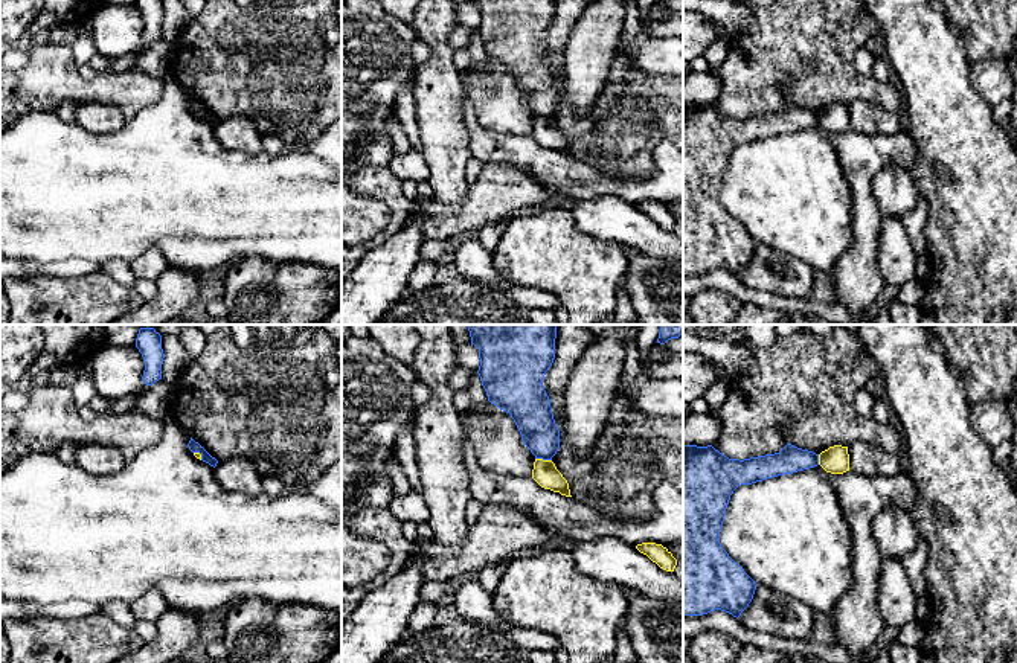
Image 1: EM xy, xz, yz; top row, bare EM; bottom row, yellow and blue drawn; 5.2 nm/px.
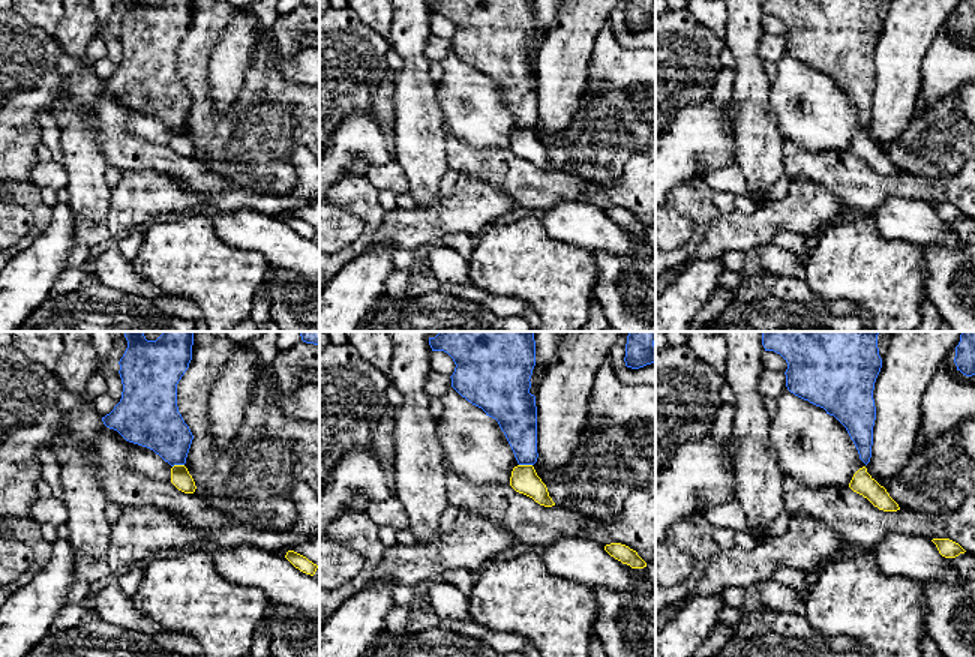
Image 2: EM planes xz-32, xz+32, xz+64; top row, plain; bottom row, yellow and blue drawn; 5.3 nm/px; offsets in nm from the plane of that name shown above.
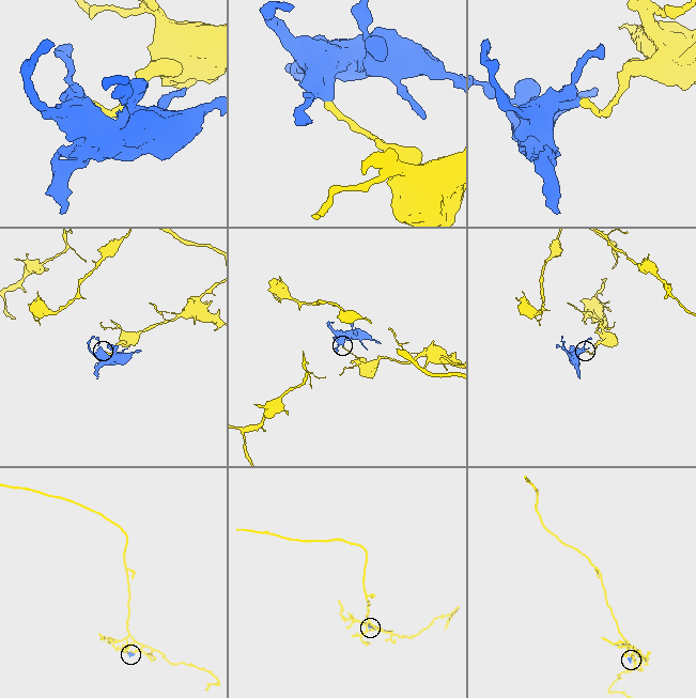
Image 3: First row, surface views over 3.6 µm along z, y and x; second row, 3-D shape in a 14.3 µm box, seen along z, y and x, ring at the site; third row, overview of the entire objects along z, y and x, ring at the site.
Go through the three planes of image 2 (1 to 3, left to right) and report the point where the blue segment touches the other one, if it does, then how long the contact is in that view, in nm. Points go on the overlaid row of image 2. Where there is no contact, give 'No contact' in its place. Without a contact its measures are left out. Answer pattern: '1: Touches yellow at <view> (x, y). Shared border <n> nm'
1: Touches yellow at xz-32 (177, 465). Shared border 70 nm
2: Touches yellow at xz+32 (525, 465). Shared border 70 nm
3: No contact

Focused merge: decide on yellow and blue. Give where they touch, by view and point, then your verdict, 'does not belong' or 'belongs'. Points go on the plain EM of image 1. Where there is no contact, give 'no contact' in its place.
xz (542, 118) | does not belong

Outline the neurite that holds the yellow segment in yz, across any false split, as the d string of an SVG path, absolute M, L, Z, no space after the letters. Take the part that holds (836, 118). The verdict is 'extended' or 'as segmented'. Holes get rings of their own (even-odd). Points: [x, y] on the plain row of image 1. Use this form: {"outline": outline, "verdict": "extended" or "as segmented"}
{"outline": "M834 104L819 113L819 123L831 133L849 130L848 105Z", "verdict": "as segmented"}

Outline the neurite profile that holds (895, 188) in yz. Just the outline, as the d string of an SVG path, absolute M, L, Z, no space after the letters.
M889 166L872 180L872 191L884 218L901 218L910 212L919 197L913 169Z

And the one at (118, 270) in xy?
M111 259L102 262L102 271L107 273L114 282L124 287L133 287L136 276L130 270L130 262L120 259Z

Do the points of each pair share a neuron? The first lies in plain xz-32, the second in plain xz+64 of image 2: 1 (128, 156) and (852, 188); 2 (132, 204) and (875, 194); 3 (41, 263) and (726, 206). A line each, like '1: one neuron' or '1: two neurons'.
1: one neuron
2: two neurons
3: two neurons

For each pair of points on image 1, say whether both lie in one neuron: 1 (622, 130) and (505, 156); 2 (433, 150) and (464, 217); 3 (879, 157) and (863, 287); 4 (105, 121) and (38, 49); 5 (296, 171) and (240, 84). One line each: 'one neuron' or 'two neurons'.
1: two neurons
2: two neurons
3: one neuron
4: two neurons
5: two neurons

